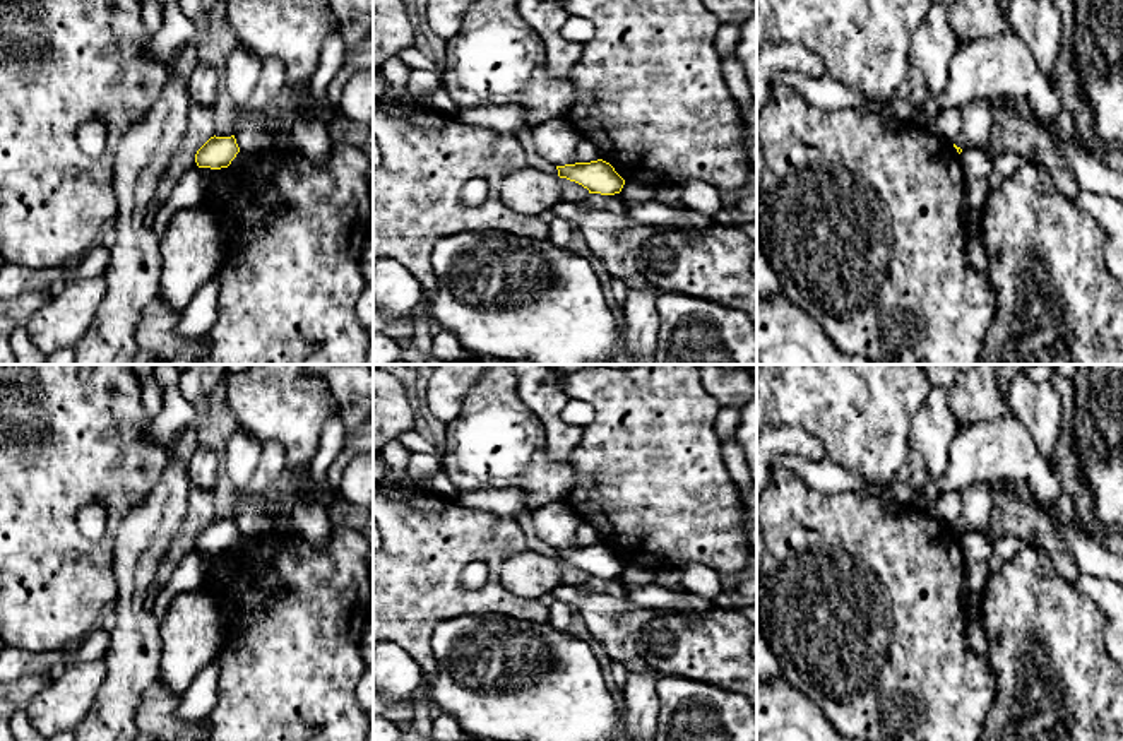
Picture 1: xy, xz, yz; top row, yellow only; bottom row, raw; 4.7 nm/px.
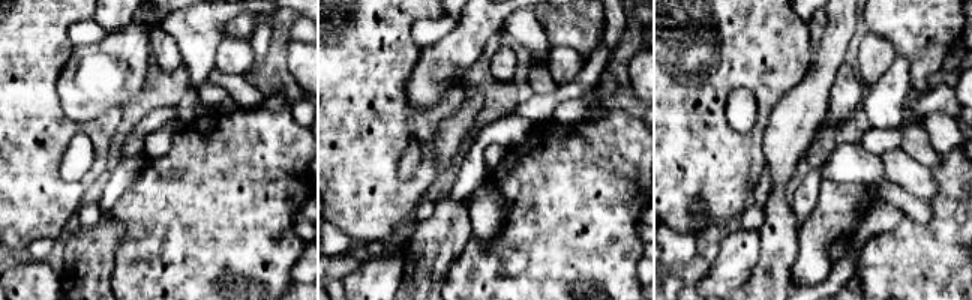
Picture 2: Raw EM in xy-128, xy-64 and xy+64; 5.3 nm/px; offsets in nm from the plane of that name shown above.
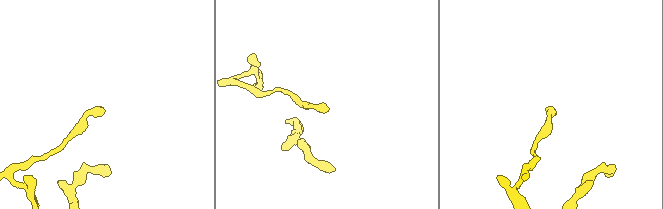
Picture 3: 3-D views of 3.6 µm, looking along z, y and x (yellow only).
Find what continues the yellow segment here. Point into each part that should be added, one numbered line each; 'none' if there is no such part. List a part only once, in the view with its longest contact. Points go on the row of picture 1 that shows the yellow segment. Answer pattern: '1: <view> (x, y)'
none

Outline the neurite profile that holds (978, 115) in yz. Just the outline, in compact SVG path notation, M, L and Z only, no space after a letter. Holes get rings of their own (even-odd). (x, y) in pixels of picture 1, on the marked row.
M991 96L967 101L960 106L960 113L962 128L954 144L962 151L986 145L996 115Z

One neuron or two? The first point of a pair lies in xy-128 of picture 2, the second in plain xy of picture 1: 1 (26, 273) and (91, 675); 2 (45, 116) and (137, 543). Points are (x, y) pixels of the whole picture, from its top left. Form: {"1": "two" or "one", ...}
{"1": "one", "2": "two"}

